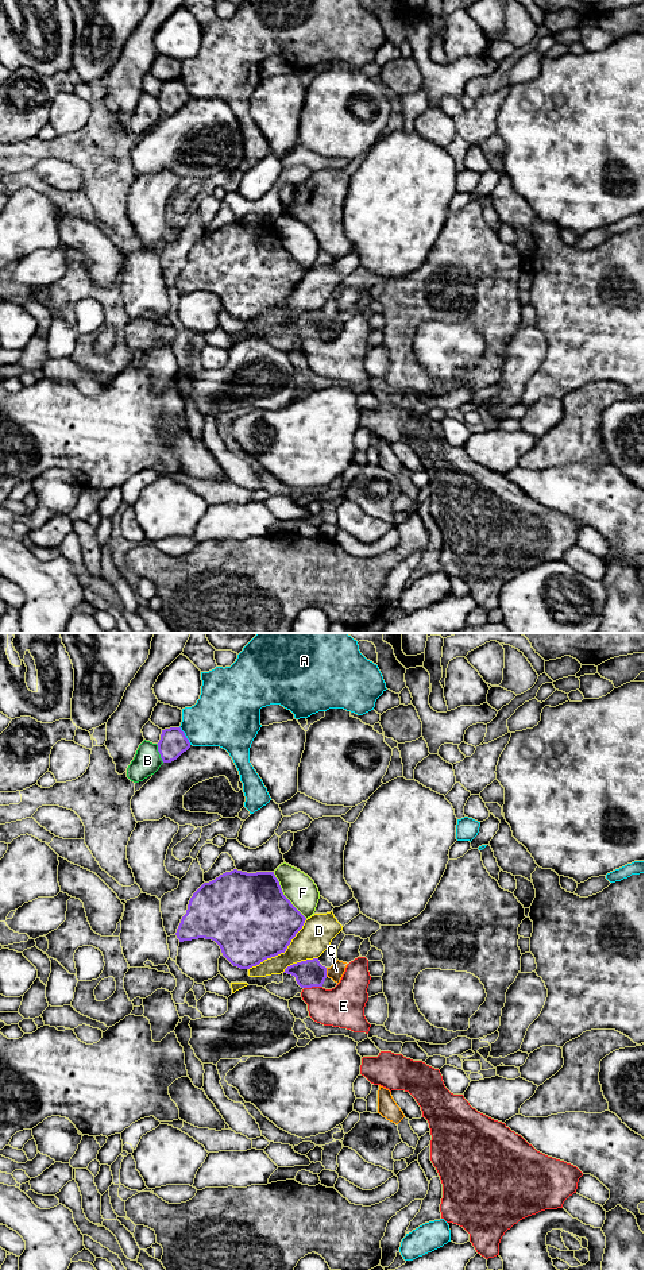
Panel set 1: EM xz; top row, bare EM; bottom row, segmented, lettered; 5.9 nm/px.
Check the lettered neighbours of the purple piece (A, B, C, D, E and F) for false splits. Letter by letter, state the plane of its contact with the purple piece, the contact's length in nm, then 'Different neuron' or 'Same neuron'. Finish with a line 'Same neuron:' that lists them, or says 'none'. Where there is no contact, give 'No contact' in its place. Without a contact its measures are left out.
A: Touches purple in xz. Shared border 130 nm. Different neuron
B: Touches purple in xz. Shared border 120 nm. Different neuron
C: Touches purple in xz. Shared border 60 nm. Different neuron
D: Touches purple in xz. Shared border 460 nm. Different neuron
E: Touches purple in xz. Shared border 110 nm. Same neuron
F: Touches purple in xz. Shared border 340 nm. Different neuron
Same neuron: E

